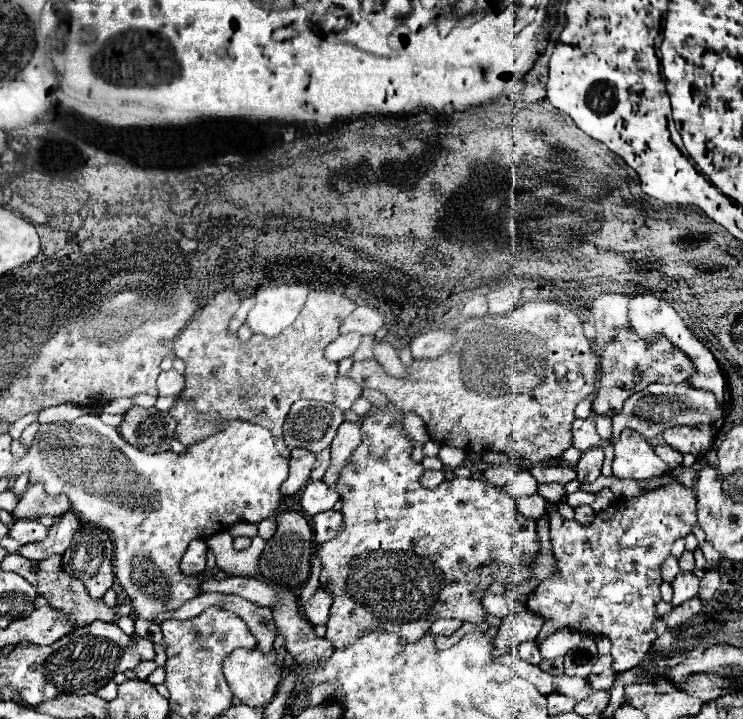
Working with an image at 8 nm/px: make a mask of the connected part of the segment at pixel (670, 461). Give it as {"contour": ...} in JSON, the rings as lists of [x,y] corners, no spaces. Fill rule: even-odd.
{"contour":[[[656,446],[656,452],[670,468],[676,468],[682,464],[682,454],[670,446]]]}

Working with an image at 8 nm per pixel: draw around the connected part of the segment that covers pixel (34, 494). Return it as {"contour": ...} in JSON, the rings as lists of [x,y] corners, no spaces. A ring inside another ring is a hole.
{"contour":[[[34,484],[26,490],[20,504],[12,512],[16,518],[36,518],[36,516],[60,516],[70,510],[70,500],[66,496],[48,496],[42,484]]]}

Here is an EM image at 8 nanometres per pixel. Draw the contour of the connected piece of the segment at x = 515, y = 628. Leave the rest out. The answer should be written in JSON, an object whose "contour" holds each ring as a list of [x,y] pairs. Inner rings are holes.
{"contour":[[[530,610],[510,614],[502,620],[502,624],[498,628],[498,634],[494,638],[494,646],[498,650],[510,650],[512,646],[518,646],[522,642],[536,640],[542,624],[544,624],[542,616],[538,616]]]}

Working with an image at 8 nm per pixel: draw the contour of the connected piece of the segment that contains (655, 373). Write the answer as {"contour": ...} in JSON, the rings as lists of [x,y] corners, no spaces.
{"contour":[[[620,328],[614,334],[614,340],[606,346],[592,344],[592,352],[596,352],[600,362],[600,386],[596,390],[596,398],[592,400],[592,412],[604,416],[616,416],[632,394],[644,390],[654,382],[682,384],[690,380],[690,376],[694,374],[692,360],[670,340],[662,336],[656,336],[652,340],[642,340],[630,328]]]}

